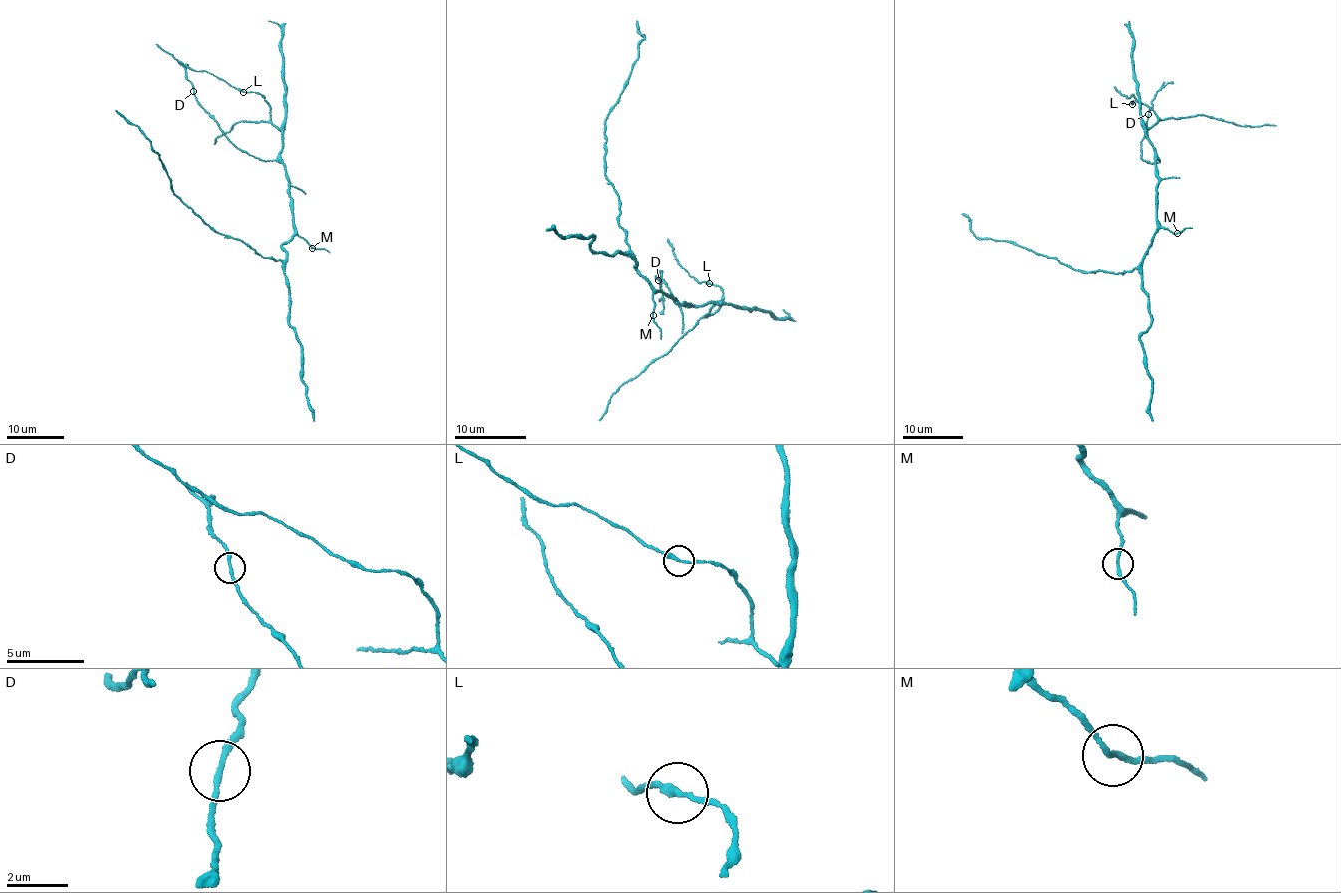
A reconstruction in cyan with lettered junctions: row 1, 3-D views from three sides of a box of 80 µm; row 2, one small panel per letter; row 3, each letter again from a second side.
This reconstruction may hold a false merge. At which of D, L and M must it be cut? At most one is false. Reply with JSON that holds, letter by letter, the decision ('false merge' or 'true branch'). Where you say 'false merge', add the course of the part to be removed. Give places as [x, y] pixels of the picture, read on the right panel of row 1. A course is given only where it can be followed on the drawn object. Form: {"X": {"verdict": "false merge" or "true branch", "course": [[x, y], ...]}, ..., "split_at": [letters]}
{"D": {"verdict": "true branch"}, "L": {"verdict": "true branch"}, "M": {"verdict": "true branch"}, "split_at": []}

